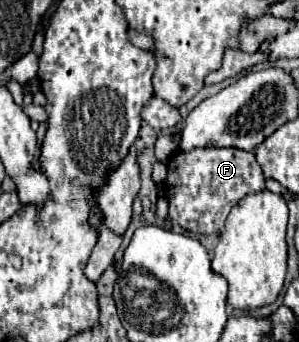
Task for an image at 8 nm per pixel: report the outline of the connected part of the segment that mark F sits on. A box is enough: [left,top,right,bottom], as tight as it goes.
[165,147,265,235]

